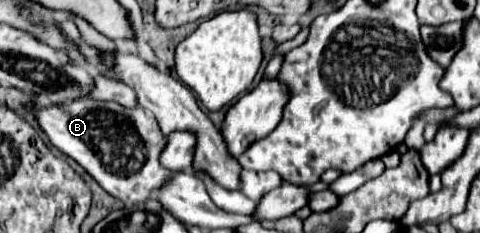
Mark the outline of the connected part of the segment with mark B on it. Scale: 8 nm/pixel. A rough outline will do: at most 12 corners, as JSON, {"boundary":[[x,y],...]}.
{"boundary":[[31,102],[49,142],[125,206],[169,178],[151,112]]}

